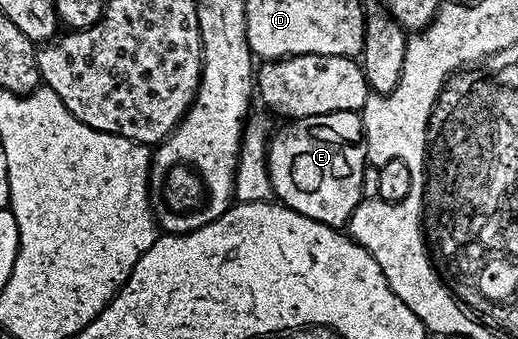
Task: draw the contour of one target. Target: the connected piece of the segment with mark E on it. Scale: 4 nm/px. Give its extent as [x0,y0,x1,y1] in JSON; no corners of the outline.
[267,111,369,228]

